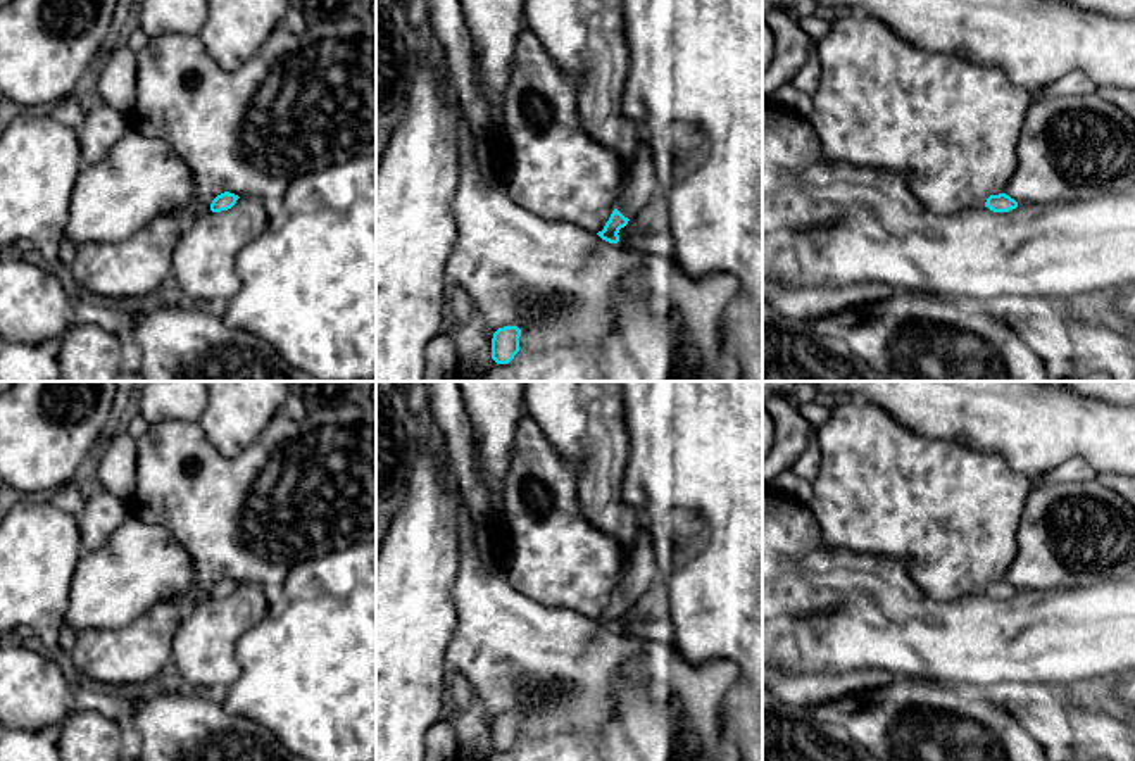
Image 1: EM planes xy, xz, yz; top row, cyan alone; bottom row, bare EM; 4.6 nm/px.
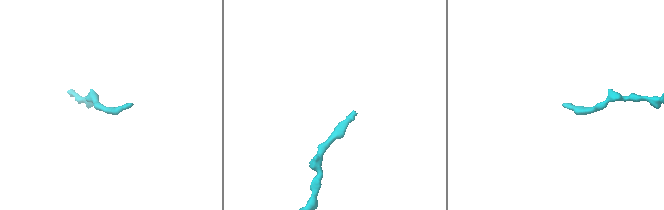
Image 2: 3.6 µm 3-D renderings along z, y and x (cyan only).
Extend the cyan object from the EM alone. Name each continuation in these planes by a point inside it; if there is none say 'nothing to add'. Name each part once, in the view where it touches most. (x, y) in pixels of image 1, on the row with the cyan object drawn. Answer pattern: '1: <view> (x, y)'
1: xz (642, 185)

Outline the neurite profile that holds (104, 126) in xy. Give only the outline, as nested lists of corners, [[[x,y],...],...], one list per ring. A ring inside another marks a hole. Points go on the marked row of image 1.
[[[91,100],[85,123],[78,129],[83,166],[107,157],[112,147],[131,129],[129,119],[107,104]]]

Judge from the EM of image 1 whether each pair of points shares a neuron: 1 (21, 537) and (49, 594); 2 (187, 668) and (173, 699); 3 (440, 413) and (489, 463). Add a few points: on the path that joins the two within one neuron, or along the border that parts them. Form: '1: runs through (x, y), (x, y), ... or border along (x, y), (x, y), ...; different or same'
1: runs through (30, 551), (30, 575), (35, 580); same
2: border along (181, 684), (200, 691); different
3: border along (468, 411), (482, 482), (489, 490); different

